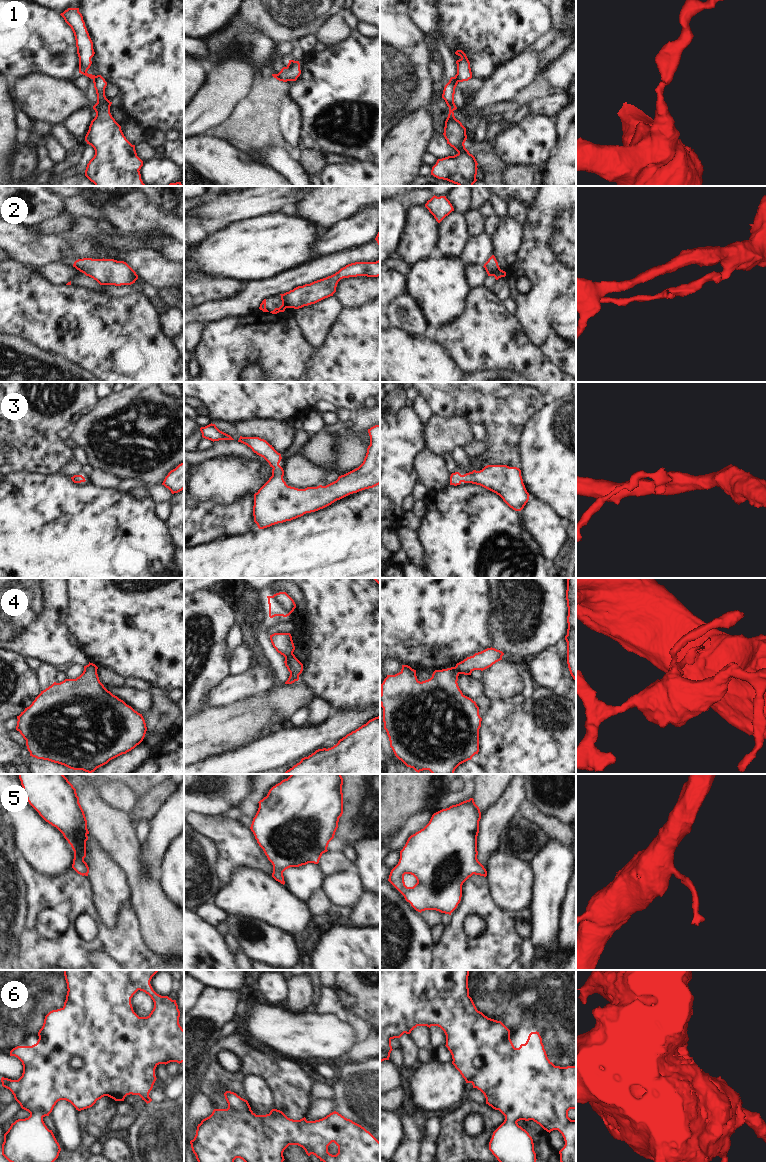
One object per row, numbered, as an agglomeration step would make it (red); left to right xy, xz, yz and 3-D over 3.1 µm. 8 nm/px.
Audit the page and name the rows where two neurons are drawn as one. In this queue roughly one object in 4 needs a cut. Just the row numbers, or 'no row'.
2, 4

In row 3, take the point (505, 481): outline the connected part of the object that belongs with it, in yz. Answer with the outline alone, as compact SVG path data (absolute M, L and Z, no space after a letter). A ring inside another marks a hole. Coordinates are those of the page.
M487 465L480 471L451 474L450 485L457 486L462 482L480 485L496 493L515 511L521 511L530 496L523 483L521 470L517 467Z

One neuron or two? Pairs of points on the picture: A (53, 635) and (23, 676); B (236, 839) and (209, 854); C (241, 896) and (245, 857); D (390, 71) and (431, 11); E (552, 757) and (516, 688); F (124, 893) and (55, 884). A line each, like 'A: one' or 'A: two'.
A: two
B: two
C: two
D: two
E: two
F: two

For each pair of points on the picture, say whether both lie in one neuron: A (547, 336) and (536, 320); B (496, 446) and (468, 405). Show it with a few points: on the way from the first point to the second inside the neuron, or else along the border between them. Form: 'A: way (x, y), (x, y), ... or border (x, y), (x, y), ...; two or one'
A: way (543, 332), (536, 324); one
B: way (496, 435), (496, 429), (479, 412); one

